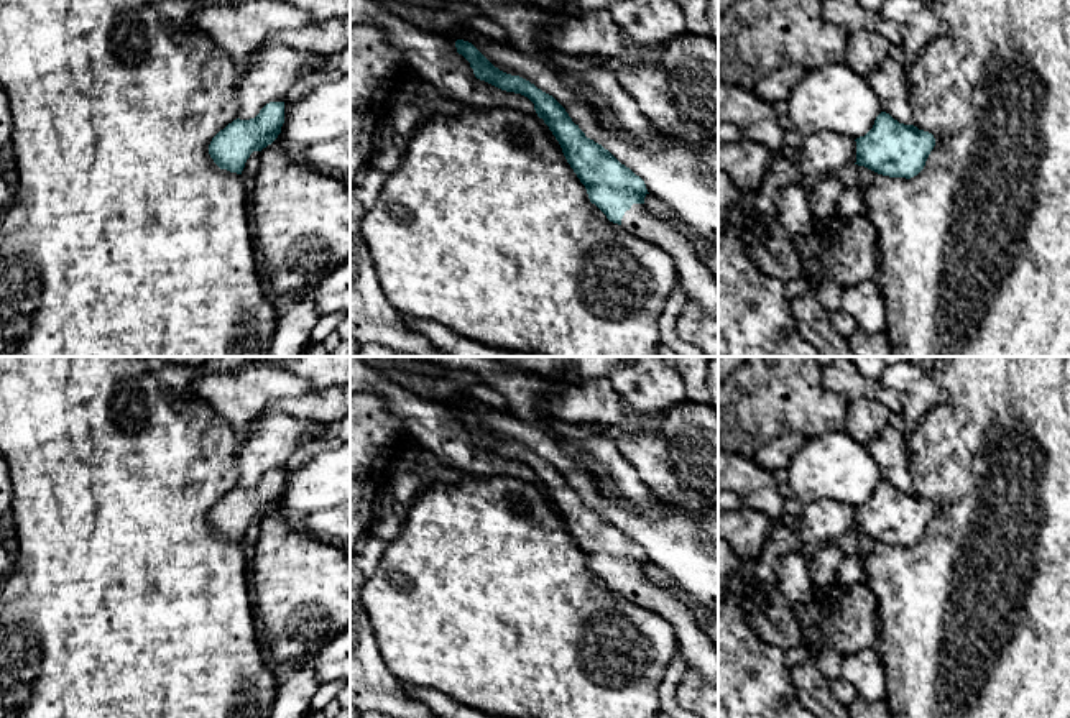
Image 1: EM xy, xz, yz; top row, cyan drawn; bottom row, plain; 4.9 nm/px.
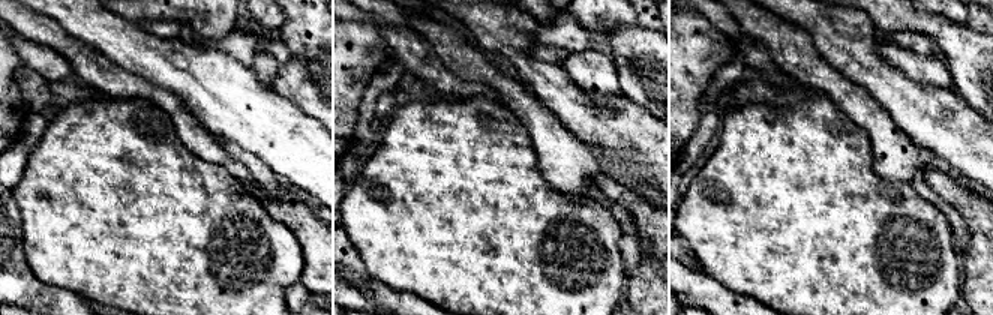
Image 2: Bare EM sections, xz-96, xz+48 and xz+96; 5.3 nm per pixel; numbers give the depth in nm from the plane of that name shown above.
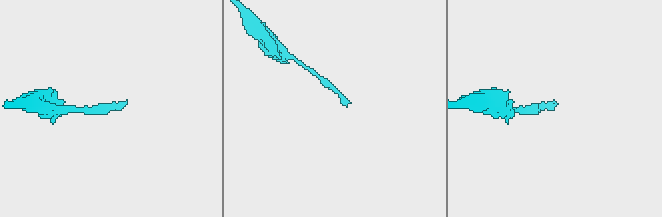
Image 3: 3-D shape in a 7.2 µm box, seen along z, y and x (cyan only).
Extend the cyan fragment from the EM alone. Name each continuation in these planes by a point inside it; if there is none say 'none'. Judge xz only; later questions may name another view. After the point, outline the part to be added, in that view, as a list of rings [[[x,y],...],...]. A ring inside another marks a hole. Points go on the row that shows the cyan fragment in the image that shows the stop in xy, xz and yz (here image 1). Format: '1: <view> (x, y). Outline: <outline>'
1: xz (699, 283). Outline: [[[633,204],[625,212],[621,227],[667,251],[676,263],[689,304],[718,317],[718,279],[685,235],[654,217],[644,204]]]

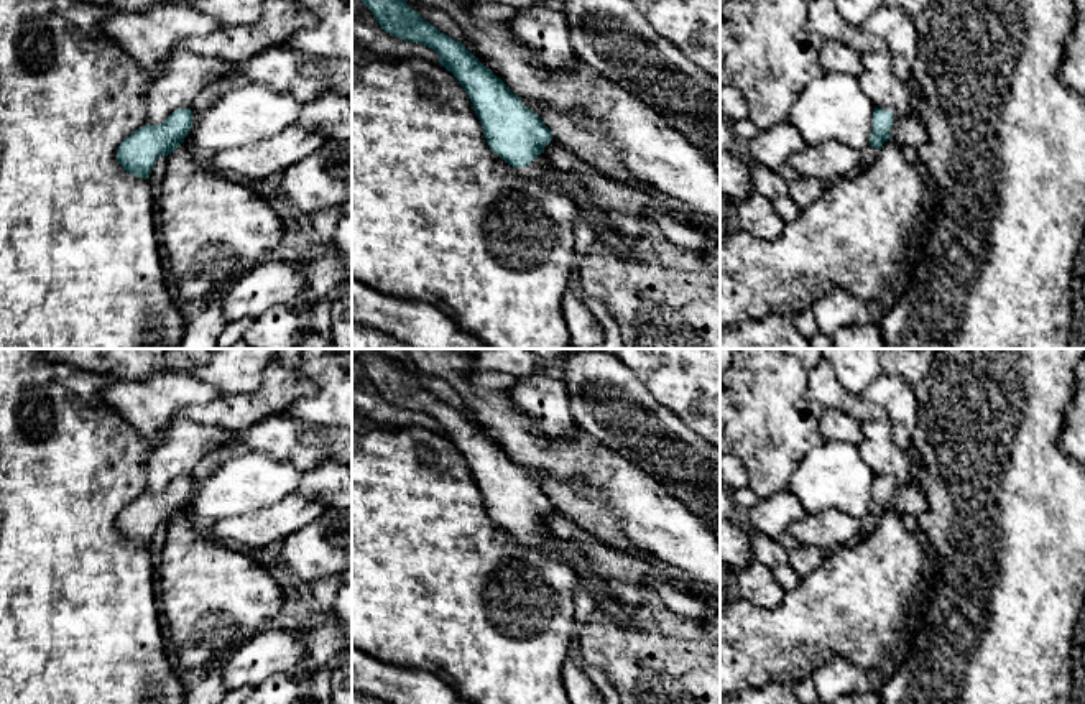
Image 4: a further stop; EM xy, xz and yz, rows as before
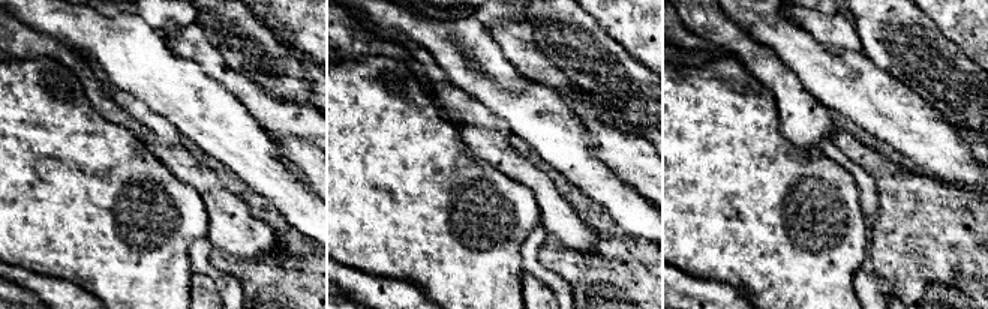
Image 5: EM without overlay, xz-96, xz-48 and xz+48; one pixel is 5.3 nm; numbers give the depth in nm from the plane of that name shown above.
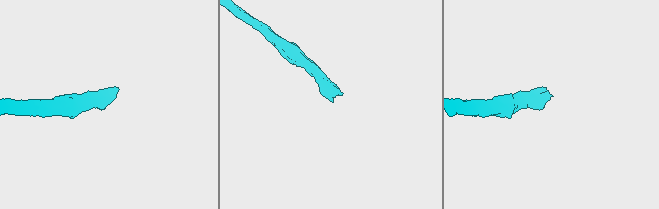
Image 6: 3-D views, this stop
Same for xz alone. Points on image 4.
1: xz (602, 229). Outline: [[[544,153],[538,155],[529,166],[519,166],[516,171],[526,176],[544,178],[562,189],[570,184],[574,188],[572,197],[584,207],[595,239],[608,245],[613,252],[625,255],[623,237],[613,230],[610,220],[593,204],[590,192],[574,176],[554,168]]]

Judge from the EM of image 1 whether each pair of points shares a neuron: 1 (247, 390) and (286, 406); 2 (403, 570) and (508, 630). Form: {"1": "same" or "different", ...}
{"1": "different", "2": "same"}

